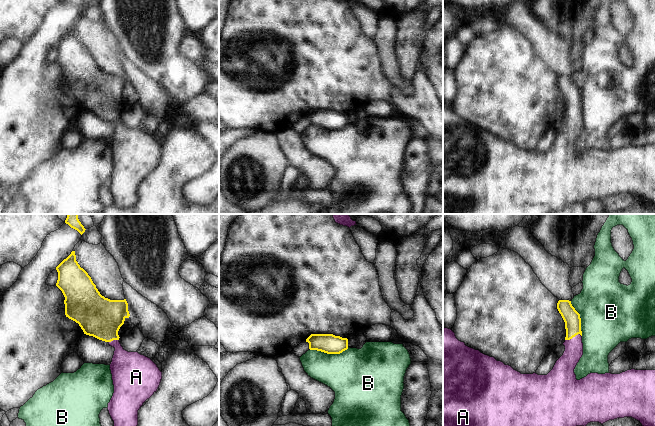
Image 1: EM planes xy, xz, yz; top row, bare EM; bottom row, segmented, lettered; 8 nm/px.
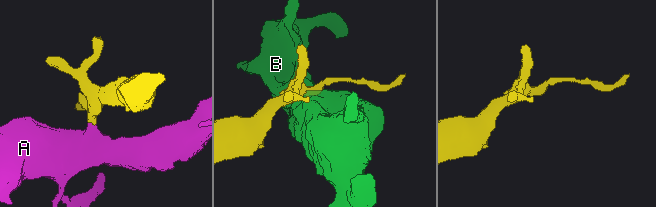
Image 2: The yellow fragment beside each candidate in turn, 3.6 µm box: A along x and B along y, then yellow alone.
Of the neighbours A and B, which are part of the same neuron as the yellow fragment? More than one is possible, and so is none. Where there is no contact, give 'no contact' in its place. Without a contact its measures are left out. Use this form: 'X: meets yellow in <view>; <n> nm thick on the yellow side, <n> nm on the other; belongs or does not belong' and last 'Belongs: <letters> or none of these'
A: meets yellow in yz; 140 nm thick on the yellow side, 160 nm on the other; belongs
B: meets yellow in xz; 160 nm thick on the yellow side, 400 nm on the other; does not belong
Belongs: A

